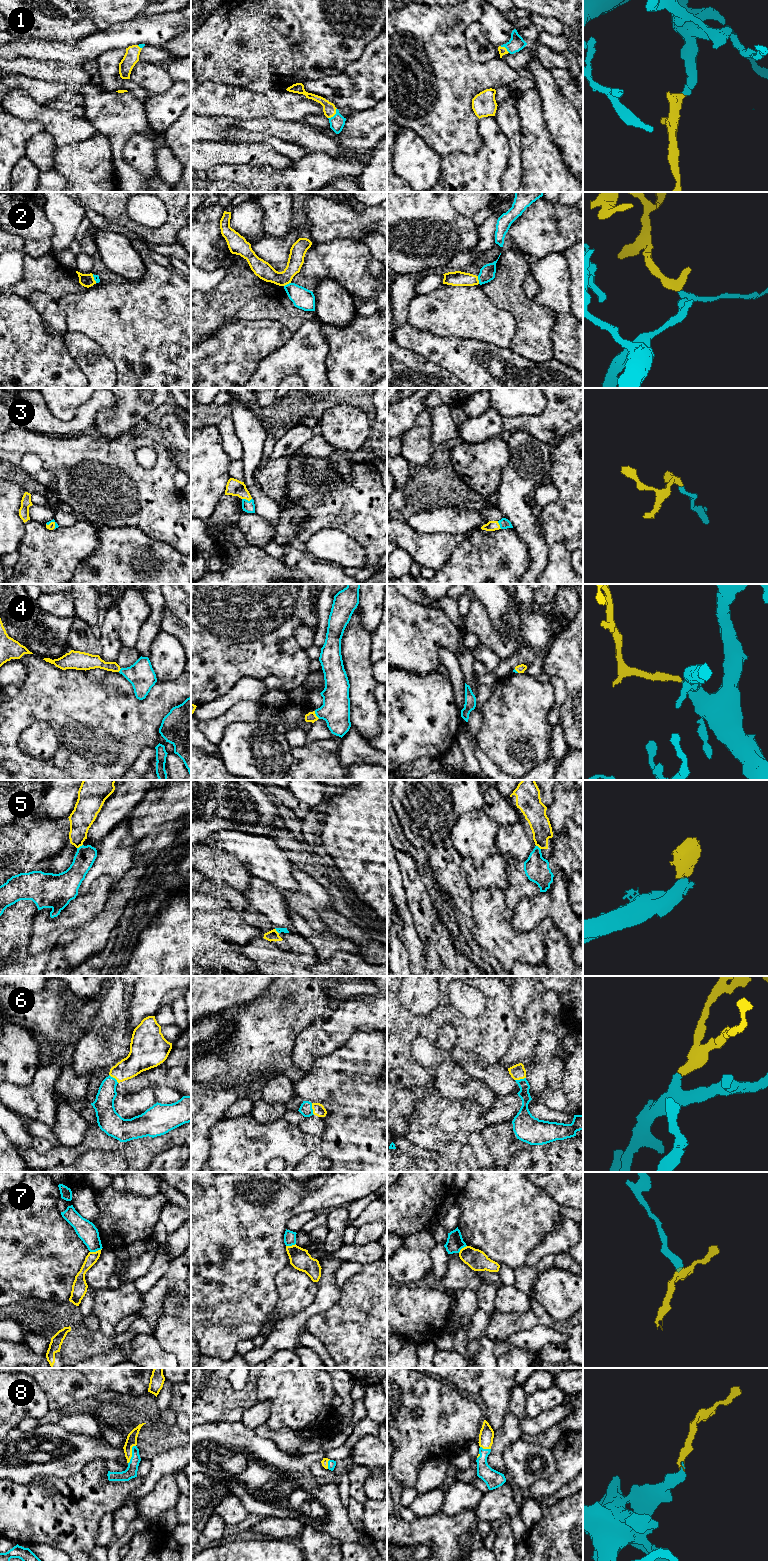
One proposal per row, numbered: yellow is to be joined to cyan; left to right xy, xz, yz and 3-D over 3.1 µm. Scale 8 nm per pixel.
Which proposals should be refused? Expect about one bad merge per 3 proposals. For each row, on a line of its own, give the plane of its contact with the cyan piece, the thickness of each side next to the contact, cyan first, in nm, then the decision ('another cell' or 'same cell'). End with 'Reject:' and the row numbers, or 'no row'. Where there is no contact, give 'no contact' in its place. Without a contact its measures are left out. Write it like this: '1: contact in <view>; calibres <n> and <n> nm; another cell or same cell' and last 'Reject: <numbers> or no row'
1: contact in xz; calibres 120 and 110 nm; same cell
2: contact in yz; calibres 130 and 120 nm; another cell
3: contact in xz; calibres 100 and 140 nm; same cell
4: contact in xz; calibres 220 and 80 nm; same cell
5: contact in xy; calibres 160 and 190 nm; another cell
6: contact in xz; calibres 100 and 100 nm; same cell
7: contact in xy; calibres 160 and 90 nm; another cell
8: contact in xy; calibres 100 and 90 nm; same cell
Reject: 2, 5, 7

